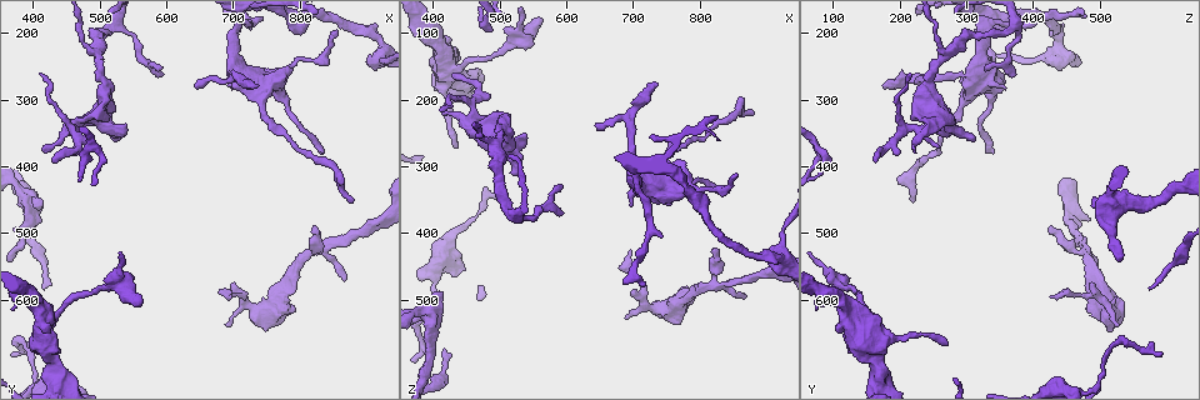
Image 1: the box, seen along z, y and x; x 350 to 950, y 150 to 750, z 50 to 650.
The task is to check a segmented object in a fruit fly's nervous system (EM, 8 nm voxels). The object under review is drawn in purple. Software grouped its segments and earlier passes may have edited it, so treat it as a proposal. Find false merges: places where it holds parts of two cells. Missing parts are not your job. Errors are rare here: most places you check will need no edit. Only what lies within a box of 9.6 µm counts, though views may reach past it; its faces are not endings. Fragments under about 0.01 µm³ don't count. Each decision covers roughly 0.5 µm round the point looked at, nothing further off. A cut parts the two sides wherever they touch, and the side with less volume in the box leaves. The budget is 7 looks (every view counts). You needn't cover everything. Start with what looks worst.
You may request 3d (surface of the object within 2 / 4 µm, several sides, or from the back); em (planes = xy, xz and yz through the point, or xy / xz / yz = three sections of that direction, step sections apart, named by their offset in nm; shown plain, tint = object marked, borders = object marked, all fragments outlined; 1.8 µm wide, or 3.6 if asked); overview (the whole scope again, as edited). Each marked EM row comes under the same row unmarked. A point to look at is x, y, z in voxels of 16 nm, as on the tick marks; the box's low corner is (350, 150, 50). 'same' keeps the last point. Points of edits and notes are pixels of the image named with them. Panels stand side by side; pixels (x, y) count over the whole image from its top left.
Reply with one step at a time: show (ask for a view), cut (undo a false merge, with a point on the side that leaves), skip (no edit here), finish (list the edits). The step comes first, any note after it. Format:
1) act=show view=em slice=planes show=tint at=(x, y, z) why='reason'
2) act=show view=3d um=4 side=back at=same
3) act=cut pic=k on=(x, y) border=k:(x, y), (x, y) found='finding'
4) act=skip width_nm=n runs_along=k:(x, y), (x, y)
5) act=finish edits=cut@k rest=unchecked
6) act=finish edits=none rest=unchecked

act=show view=em um=3.6 slice=yz step=16 show=tint at=(400, 460, 520) why='three arms meet'

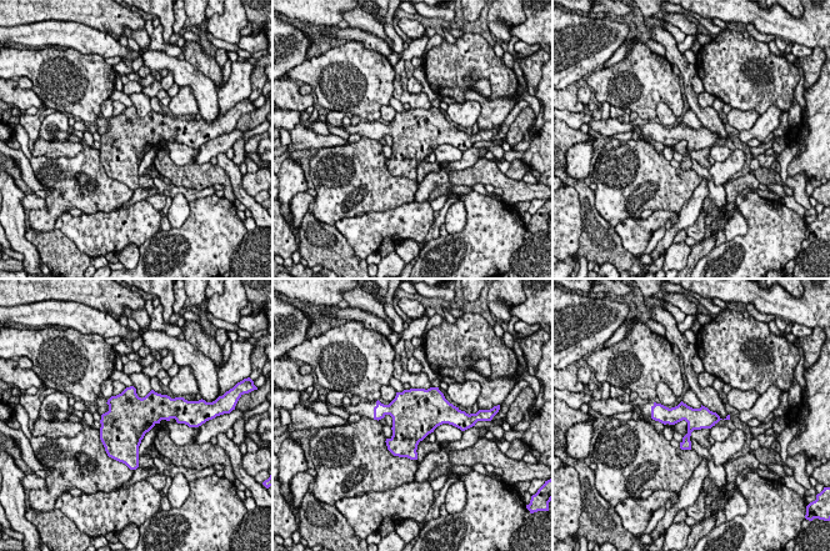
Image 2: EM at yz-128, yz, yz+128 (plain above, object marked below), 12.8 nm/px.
act=skip runs_along=2:(659, 412), (715, 419) found='continuous, no second cell'

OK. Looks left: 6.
act=show view=3d um=2 side=back at=(415, 545, 610) why='sudden change in width'

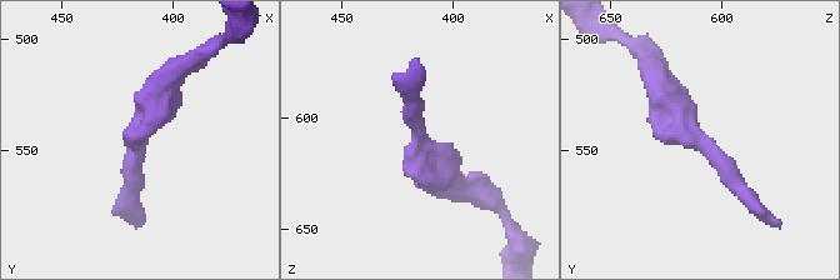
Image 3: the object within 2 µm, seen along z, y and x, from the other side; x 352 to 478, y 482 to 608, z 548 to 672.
act=show view=em slice=yz step=4 show=tint at=(413, 544, 609)

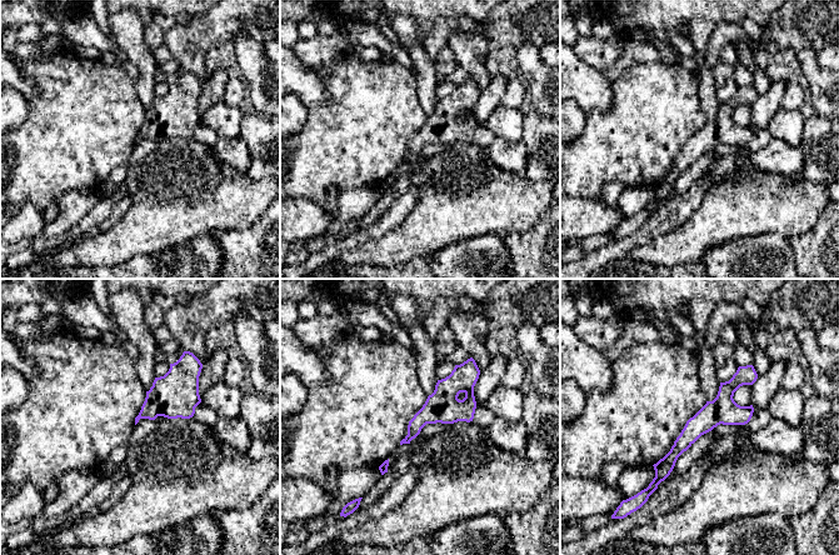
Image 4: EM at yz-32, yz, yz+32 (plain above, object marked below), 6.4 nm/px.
act=show view=em slice=planes show=borders at=same why='another direction'

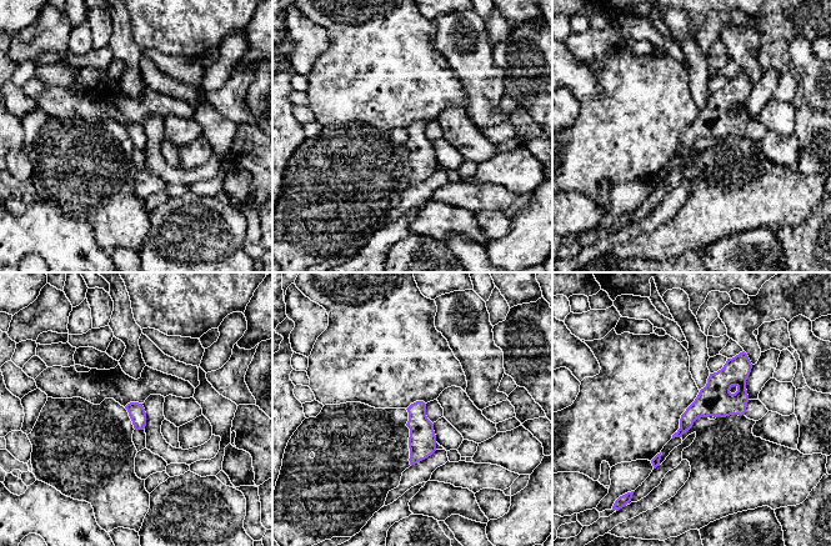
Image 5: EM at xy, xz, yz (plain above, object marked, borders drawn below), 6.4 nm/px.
act=skip found='one cell here'

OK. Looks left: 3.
act=show view=3d um=4 at=(820, 530, 480) why='two arms in line, one across'

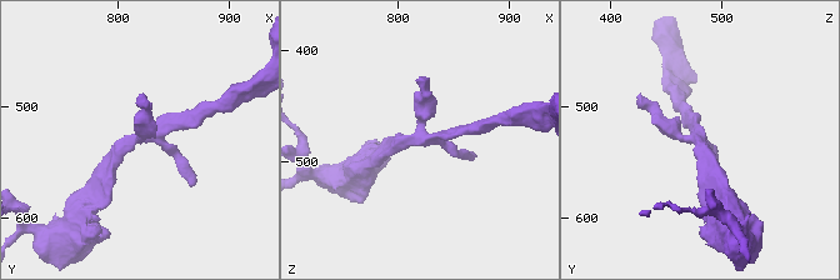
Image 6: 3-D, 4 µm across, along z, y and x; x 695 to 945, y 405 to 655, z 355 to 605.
act=show view=em slice=planes show=borders at=(816, 532, 478)

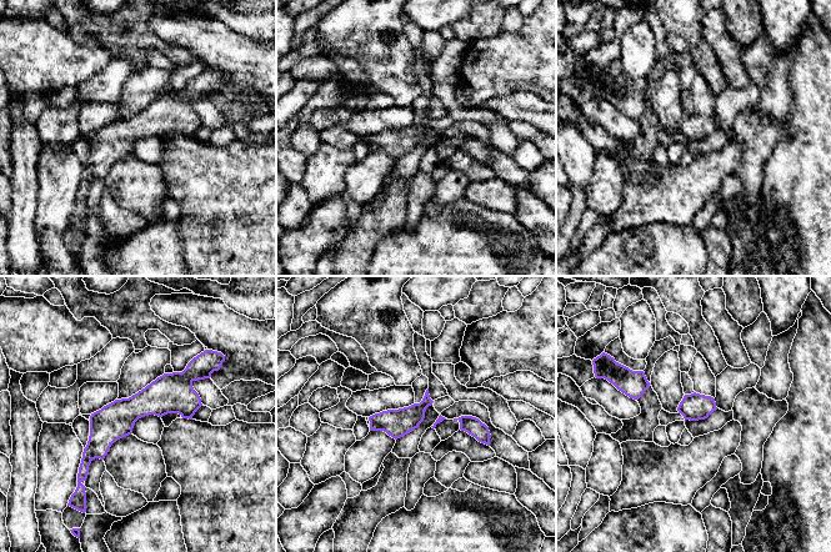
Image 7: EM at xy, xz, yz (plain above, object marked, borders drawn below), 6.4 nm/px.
act=skip width_nm=170 runs_along=7:(194, 369), (136, 406), (83, 467) found='continuous, no second cell'

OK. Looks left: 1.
act=finish edits=none rest=unchecked

